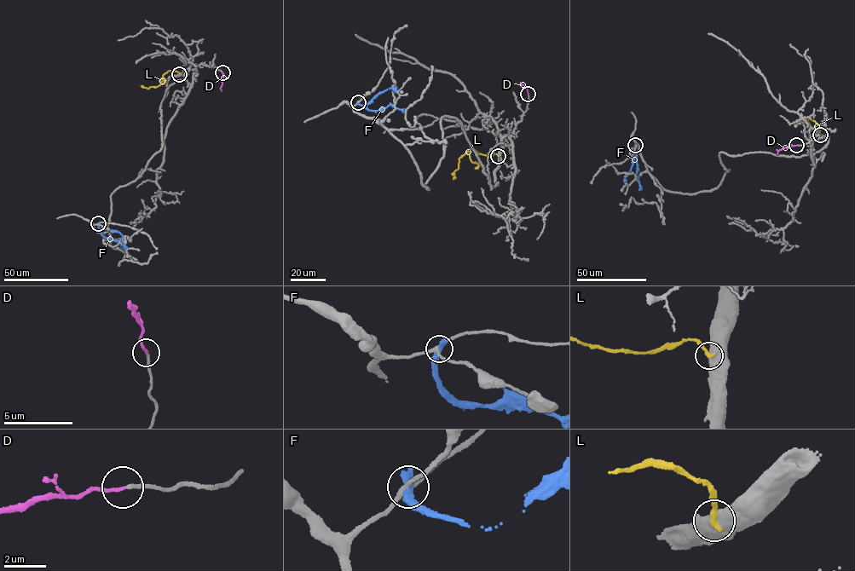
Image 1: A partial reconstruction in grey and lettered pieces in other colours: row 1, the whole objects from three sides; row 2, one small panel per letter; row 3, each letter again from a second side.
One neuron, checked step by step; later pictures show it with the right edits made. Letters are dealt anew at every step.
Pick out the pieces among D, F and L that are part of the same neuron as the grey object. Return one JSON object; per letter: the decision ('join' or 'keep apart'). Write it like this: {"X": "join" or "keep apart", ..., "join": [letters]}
{"D": "join", "F": "keep apart", "L": "keep apart", "join": ["D"]}

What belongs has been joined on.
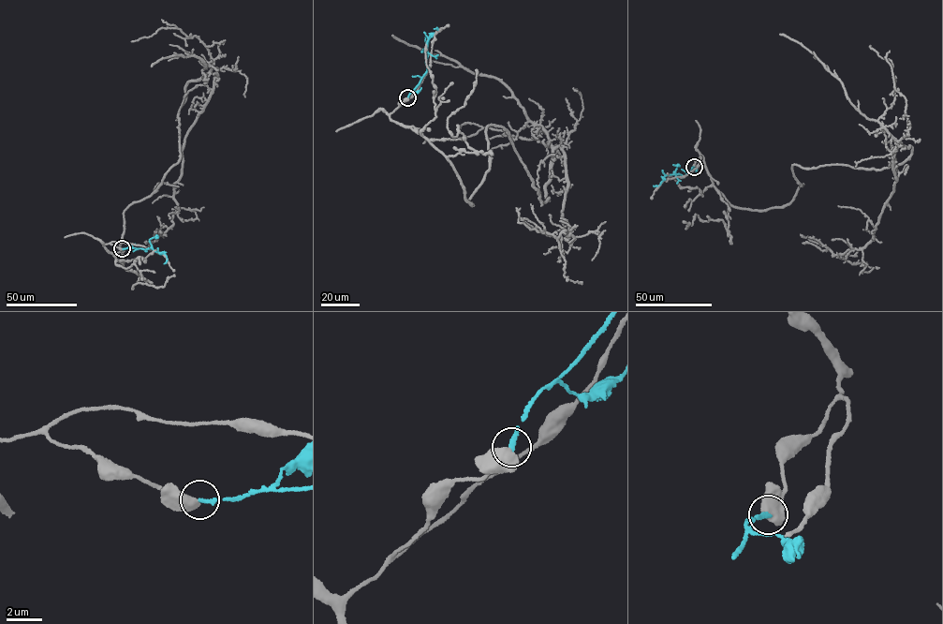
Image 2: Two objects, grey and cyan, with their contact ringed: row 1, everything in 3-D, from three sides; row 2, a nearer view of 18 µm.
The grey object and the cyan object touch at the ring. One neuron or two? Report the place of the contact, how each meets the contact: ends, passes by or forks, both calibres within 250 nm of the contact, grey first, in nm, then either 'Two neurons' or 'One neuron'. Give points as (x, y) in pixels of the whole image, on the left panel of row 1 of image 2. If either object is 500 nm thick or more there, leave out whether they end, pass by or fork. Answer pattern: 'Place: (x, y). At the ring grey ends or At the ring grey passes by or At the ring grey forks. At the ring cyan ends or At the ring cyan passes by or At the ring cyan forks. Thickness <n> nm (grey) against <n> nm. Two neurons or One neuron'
Place: (122, 248). Thickness 600 nm (grey) against 220 nm. Two neurons

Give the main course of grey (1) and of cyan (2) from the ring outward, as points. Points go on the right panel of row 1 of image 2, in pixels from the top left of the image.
1: (693, 167), (760, 210), (803, 186), (793, 165), (892, 167), (891, 144), (873, 238), (838, 256), (879, 267)
2: (694, 167), (685, 175), (666, 175), (658, 185), (653, 185)

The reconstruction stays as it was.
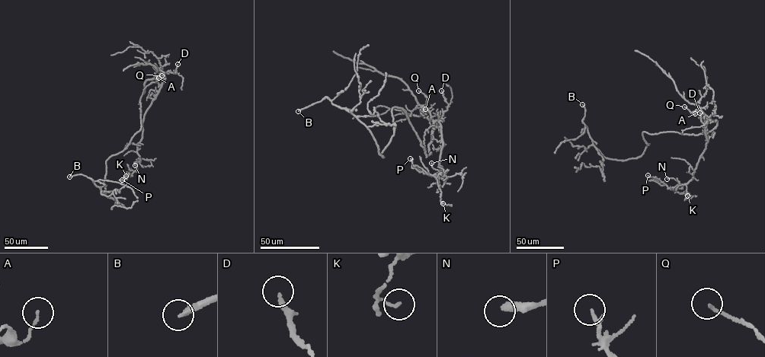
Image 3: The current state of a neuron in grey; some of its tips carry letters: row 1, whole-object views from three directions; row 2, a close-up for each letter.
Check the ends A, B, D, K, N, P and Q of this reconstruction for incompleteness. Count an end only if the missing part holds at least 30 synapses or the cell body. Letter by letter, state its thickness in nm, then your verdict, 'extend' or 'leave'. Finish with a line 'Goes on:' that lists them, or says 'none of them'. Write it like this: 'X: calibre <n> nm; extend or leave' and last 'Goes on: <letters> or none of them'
A: calibre 100 nm; leave
B: calibre 240 nm; extend
D: calibre 220 nm; leave
K: calibre 130 nm; leave
N: calibre 380 nm; leave
P: calibre 160 nm; leave
Q: calibre 140 nm; leave
Goes on: B

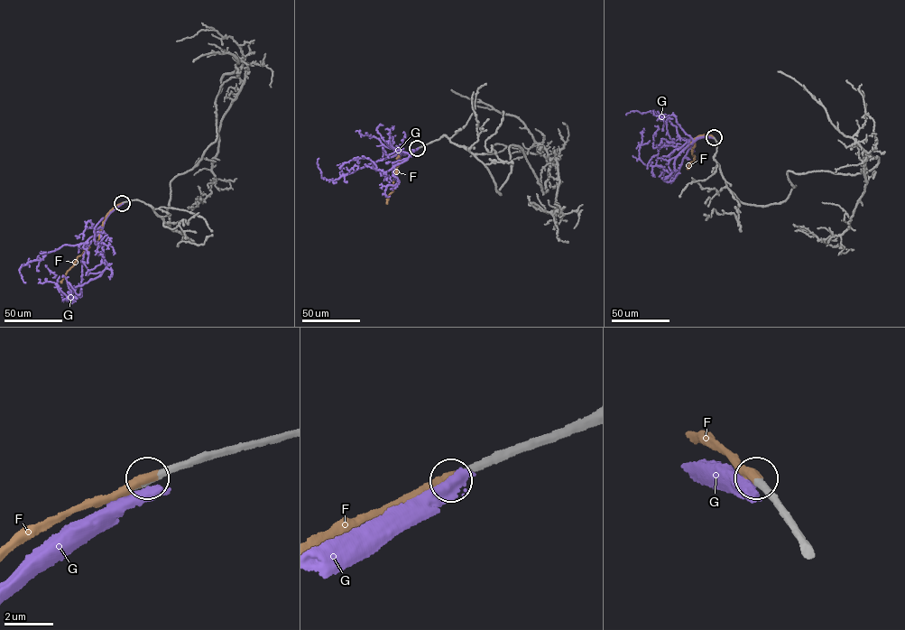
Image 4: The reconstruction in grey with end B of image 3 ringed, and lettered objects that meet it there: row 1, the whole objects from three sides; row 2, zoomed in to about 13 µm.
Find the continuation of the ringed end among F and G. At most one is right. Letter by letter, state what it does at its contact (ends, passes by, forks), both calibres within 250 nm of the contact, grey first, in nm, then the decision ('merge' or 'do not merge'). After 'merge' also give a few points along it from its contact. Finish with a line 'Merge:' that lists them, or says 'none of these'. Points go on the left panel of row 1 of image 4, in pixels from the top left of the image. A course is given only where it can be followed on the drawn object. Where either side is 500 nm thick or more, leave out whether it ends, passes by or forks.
F: it ends; calibres 360 and 480 nm; merge; course (122, 203), (107, 213), (100, 230), (60, 282)
G: calibres 320 and 600 nm; do not merge
Merge: F

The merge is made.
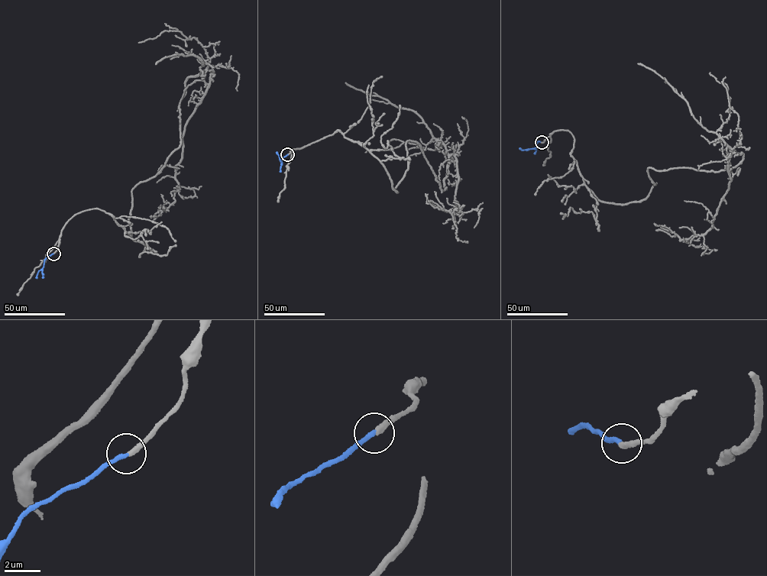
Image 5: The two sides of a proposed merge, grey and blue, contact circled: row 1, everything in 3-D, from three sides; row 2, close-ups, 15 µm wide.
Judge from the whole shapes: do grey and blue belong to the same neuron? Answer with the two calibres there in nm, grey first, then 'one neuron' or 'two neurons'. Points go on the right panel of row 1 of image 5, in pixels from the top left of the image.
320 nm thick on the grey side, 240 nm on the other; one neuron

